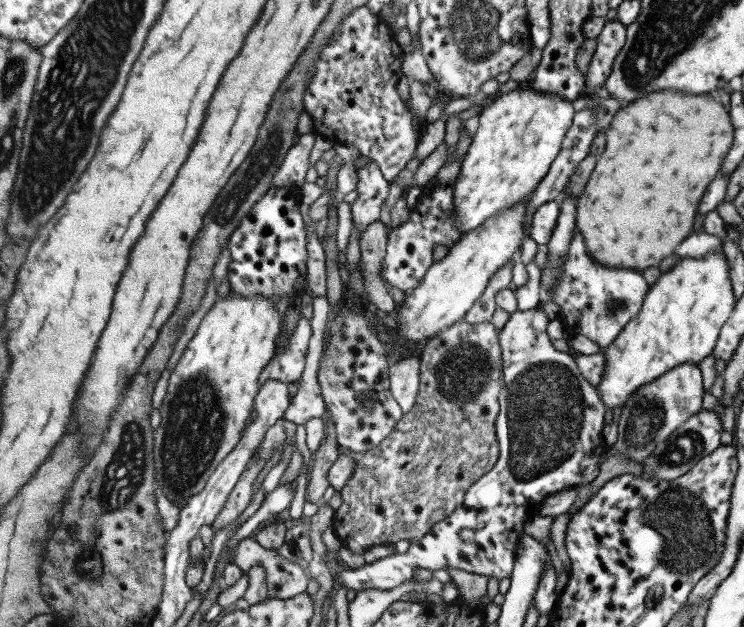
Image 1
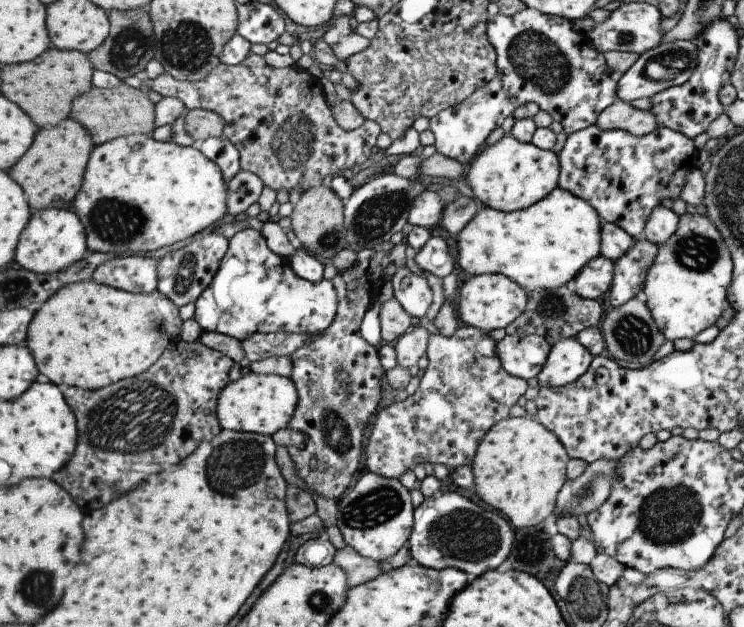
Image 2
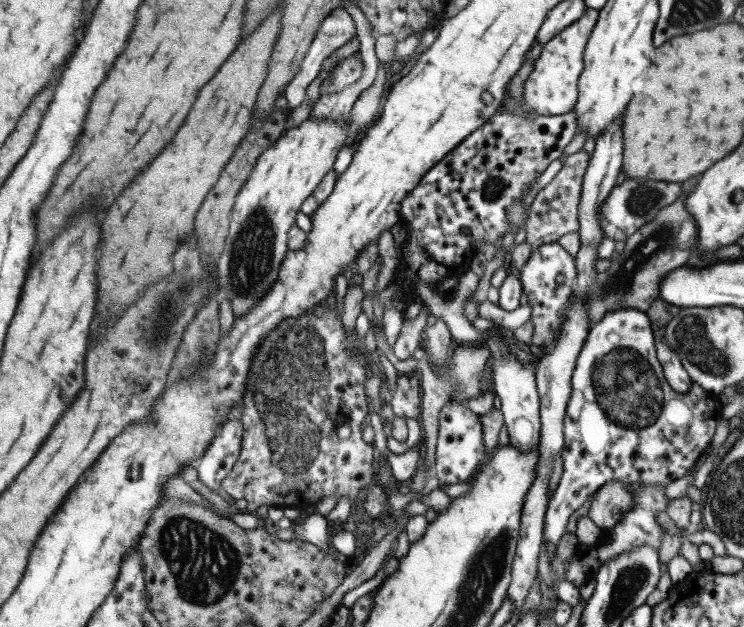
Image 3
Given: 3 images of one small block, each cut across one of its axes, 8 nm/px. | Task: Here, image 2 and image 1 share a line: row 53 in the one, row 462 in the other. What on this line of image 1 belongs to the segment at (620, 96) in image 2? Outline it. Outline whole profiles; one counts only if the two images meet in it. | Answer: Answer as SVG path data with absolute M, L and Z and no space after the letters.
M701 409L697 414L689 416L681 426L677 426L660 445L655 446L653 452L641 462L643 475L648 476L650 472L650 476L671 480L685 474L703 456L707 456L717 446L721 445L721 430L721 421L718 414Z

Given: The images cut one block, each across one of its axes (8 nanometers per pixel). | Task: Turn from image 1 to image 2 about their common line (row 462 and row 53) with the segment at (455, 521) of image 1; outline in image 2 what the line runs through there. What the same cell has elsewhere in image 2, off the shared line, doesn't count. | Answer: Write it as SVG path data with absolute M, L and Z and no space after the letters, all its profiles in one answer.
M525 7L523 10L503 16L501 13L488 15L485 25L487 42L496 54L496 73L489 82L472 92L464 101L449 108L440 110L428 120L428 129L434 136L433 146L437 153L456 160L463 166L483 147L487 135L501 126L505 120L521 104L535 102L555 121L562 125L565 134L569 134L588 126L596 121L597 115L612 102L616 101L615 80L609 74L603 55L594 49L586 34L571 29L567 19L540 13L538 10Z

